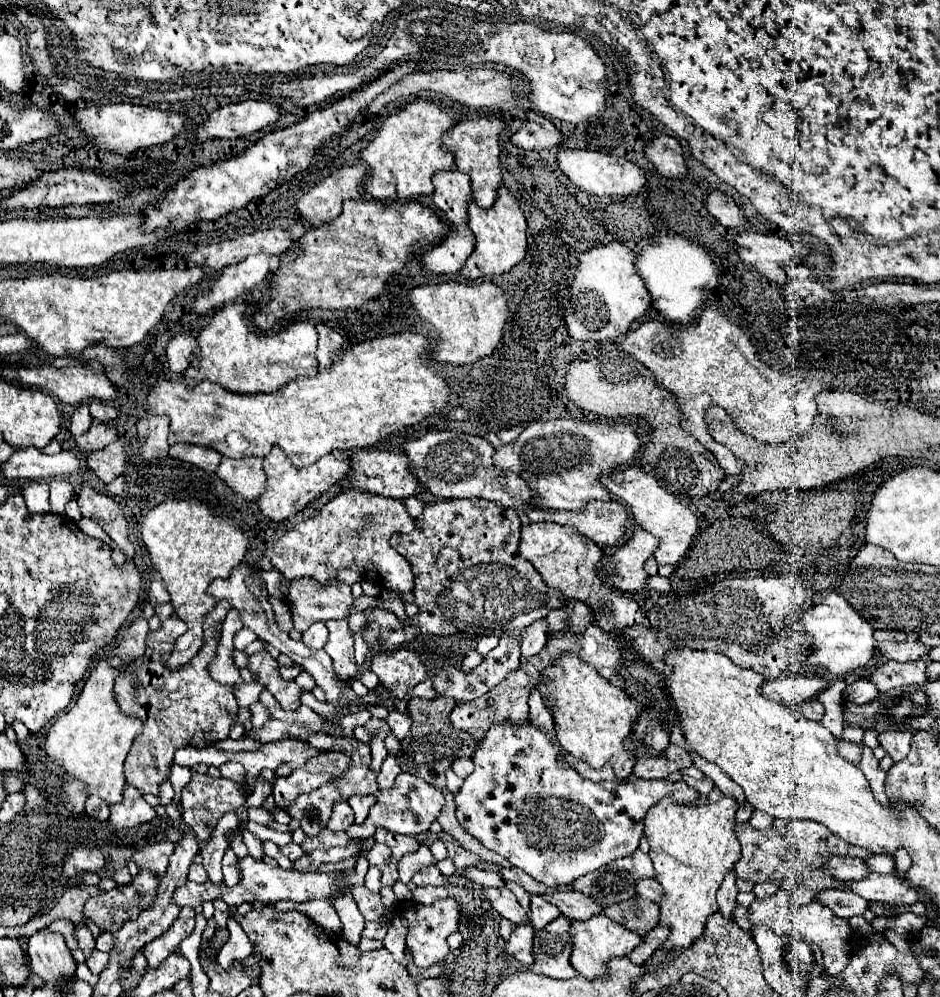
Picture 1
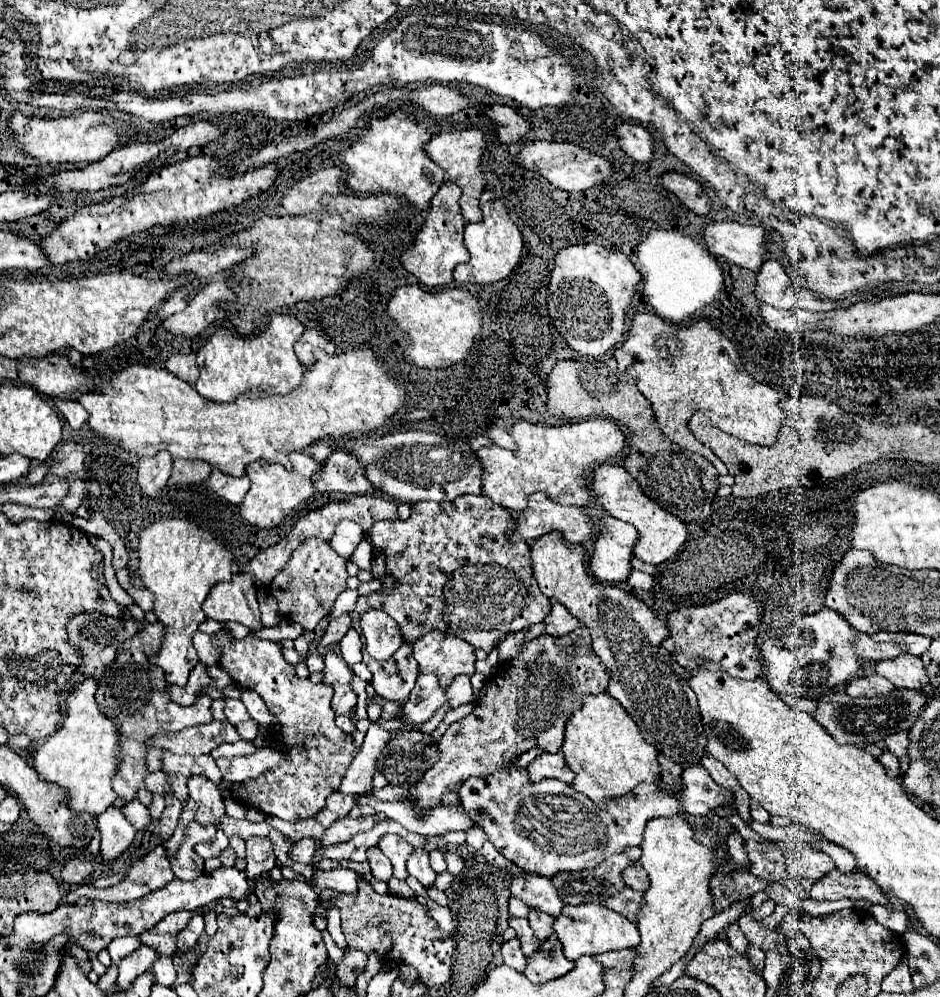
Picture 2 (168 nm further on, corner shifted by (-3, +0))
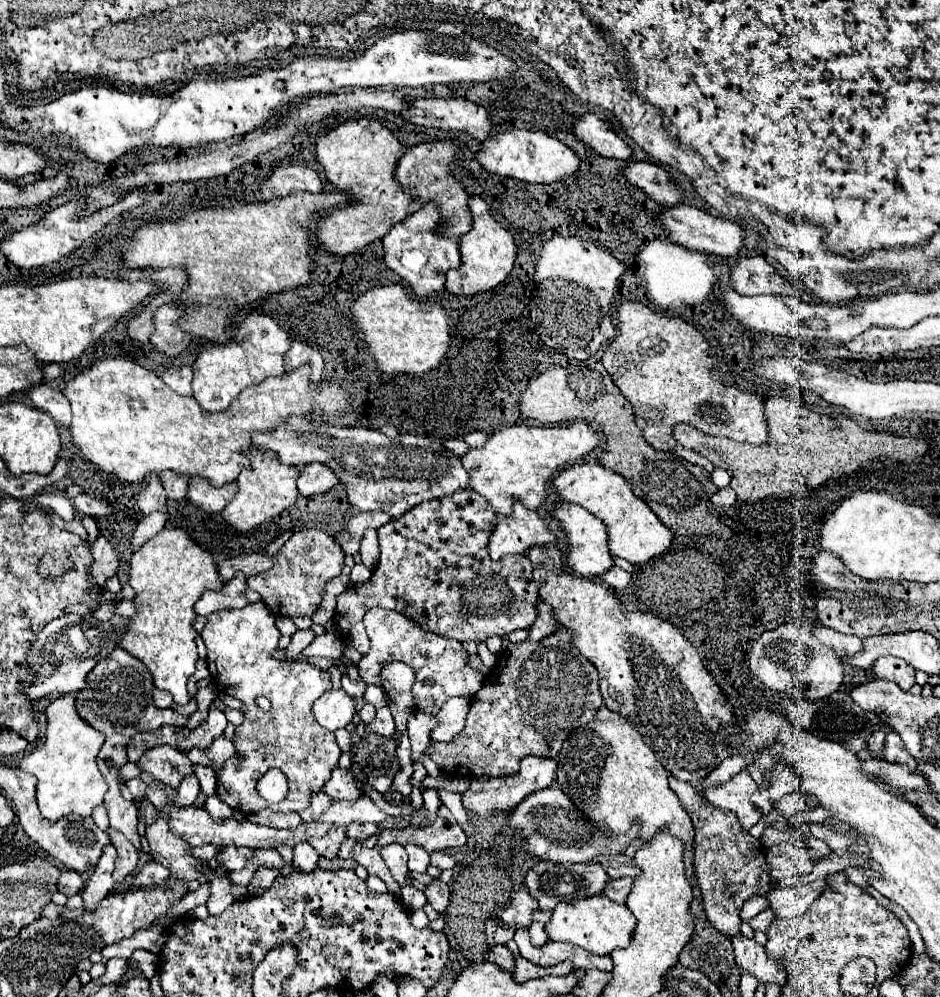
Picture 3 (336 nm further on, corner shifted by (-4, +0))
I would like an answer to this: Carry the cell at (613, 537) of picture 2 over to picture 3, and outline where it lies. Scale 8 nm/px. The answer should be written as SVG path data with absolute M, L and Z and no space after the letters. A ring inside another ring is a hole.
M555 503L551 509L551 517L559 521L559 527L567 537L567 565L573 569L575 575L595 577L613 567L613 555L607 549L607 533L603 521L595 519L583 507L571 503Z

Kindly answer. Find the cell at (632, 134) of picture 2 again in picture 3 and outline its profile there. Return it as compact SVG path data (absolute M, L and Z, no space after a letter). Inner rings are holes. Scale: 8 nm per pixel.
M583 113L571 125L571 133L577 137L577 141L581 141L597 155L627 161L631 157L631 147L607 125L609 123L603 121L597 113Z

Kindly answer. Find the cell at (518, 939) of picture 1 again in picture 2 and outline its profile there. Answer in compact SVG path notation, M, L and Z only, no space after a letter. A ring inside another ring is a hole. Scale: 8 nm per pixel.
M514 937L510 941L504 941L502 945L502 957L504 957L504 963L516 971L524 971L528 961L520 949L520 941Z

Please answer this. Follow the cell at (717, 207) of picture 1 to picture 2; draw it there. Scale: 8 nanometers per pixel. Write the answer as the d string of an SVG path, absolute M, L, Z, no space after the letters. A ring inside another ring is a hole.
M666 173L666 175L662 177L662 183L664 183L664 187L666 187L668 191L672 191L674 195L678 195L680 201L682 201L688 209L692 209L694 213L698 213L698 215L708 215L708 213L712 211L712 201L710 201L710 197L706 195L704 187L702 187L698 181L690 179L688 175Z

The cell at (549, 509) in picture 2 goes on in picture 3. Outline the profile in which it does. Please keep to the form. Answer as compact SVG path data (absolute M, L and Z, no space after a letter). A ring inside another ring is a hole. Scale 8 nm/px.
M521 501L513 503L513 513L509 517L497 519L487 549L493 561L499 561L503 555L525 553L527 549L539 545L555 545L557 537L547 527L543 517L537 511L527 509Z

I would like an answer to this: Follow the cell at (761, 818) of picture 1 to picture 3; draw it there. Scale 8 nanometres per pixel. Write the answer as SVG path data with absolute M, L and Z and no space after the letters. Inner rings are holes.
M799 791L783 797L777 805L775 805L775 811L783 813L783 815L795 815L799 811L805 811L807 809L815 809L817 807L817 799L813 799L813 795L799 795Z

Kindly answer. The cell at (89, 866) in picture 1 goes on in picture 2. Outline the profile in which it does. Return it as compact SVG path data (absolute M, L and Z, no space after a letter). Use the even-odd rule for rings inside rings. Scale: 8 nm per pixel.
M70 859L62 869L62 881L68 885L82 885L94 873L94 863L88 859Z

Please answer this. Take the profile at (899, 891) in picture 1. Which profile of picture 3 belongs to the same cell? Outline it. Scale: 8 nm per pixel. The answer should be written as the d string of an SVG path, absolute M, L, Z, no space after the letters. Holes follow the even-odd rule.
M811 881L801 887L787 887L787 889L771 889L767 895L769 909L775 911L777 917L799 917L809 909L809 903L817 899L825 889L825 881Z

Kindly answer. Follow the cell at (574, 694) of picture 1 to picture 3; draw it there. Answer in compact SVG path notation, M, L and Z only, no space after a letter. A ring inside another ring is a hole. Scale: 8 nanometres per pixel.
M605 705L599 709L601 715L587 725L597 741L567 741L563 751L557 755L557 783L559 789L573 799L575 807L583 815L597 823L605 833L627 833L633 823L641 825L639 841L649 843L659 831L669 831L683 841L685 873L693 883L695 861L693 861L693 825L677 795L669 789L669 773L657 761L649 745L643 743L641 735L629 725L627 719L609 711Z

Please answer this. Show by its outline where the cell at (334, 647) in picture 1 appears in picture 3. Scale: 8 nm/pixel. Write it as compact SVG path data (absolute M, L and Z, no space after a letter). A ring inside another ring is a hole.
M331 689L313 703L313 715L321 727L327 731L337 731L351 723L355 715L355 701L343 689Z

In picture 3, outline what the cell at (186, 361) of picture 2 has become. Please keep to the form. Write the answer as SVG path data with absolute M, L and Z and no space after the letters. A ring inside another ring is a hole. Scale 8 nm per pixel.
M173 367L167 369L161 379L165 381L165 385L169 385L169 389L173 389L179 395L191 395L191 367Z

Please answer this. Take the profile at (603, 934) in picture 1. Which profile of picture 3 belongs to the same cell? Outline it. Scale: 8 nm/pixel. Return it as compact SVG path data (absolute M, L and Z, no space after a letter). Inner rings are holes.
M593 895L575 903L559 903L553 909L553 917L545 925L545 931L551 941L569 941L593 955L609 955L613 949L629 945L635 923L637 919L625 905L619 905L605 895Z

